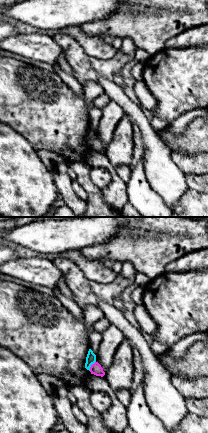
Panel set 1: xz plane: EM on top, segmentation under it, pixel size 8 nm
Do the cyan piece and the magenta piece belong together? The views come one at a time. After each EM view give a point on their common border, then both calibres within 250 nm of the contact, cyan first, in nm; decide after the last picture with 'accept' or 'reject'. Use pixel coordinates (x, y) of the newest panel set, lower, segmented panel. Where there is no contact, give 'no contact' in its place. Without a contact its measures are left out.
meets cyan at (90, 366); 80 nm thick on the cyan side, 90 nm on the other

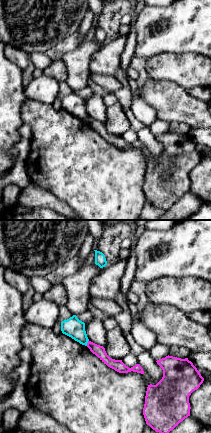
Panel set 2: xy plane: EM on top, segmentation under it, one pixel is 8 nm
meets cyan at (87, 342); 160 nm thick on the cyan side, 90 nm on the other

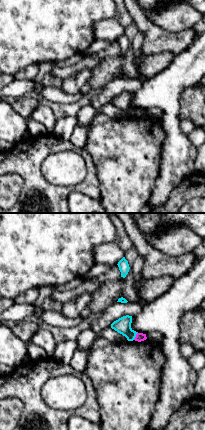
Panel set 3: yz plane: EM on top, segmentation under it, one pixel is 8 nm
meets cyan at (135, 336); 130 nm thick on the cyan side, 70 nm on the other

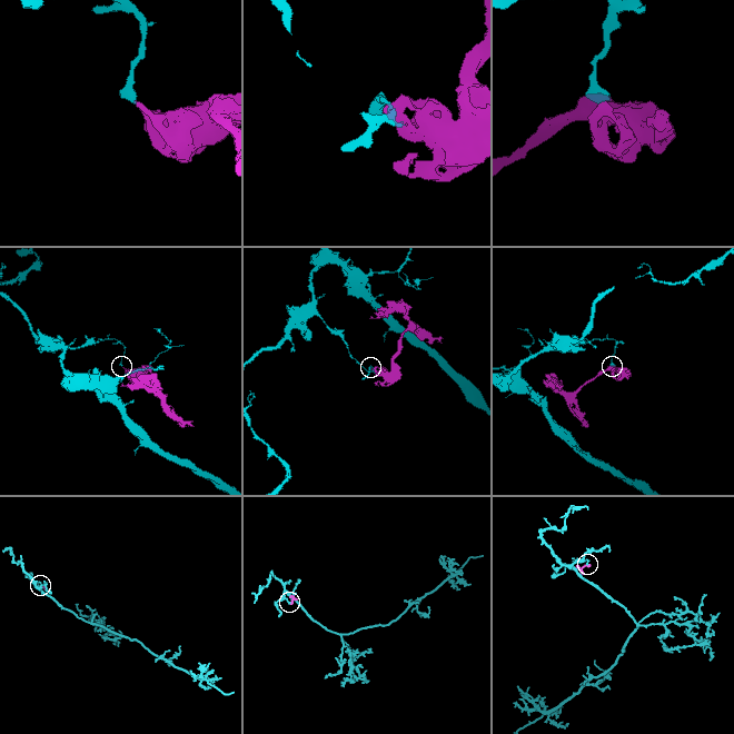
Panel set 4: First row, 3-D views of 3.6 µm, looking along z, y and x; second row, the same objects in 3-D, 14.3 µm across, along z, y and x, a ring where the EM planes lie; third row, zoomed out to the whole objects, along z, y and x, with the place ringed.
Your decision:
reject

